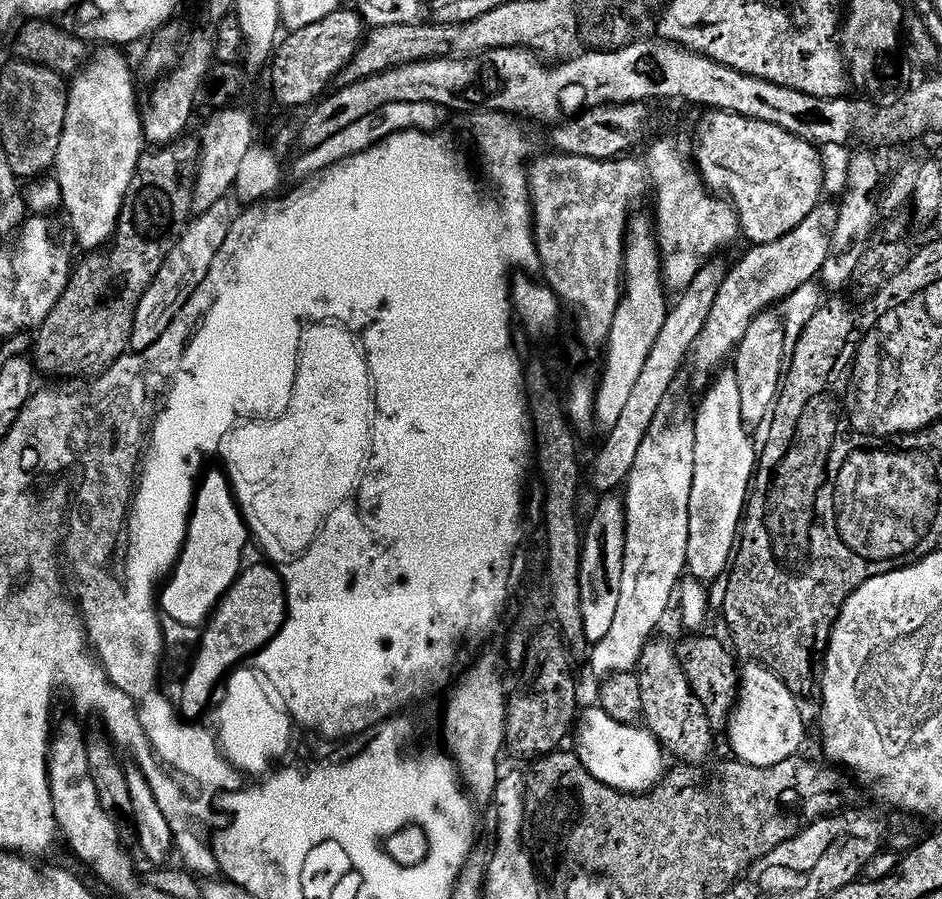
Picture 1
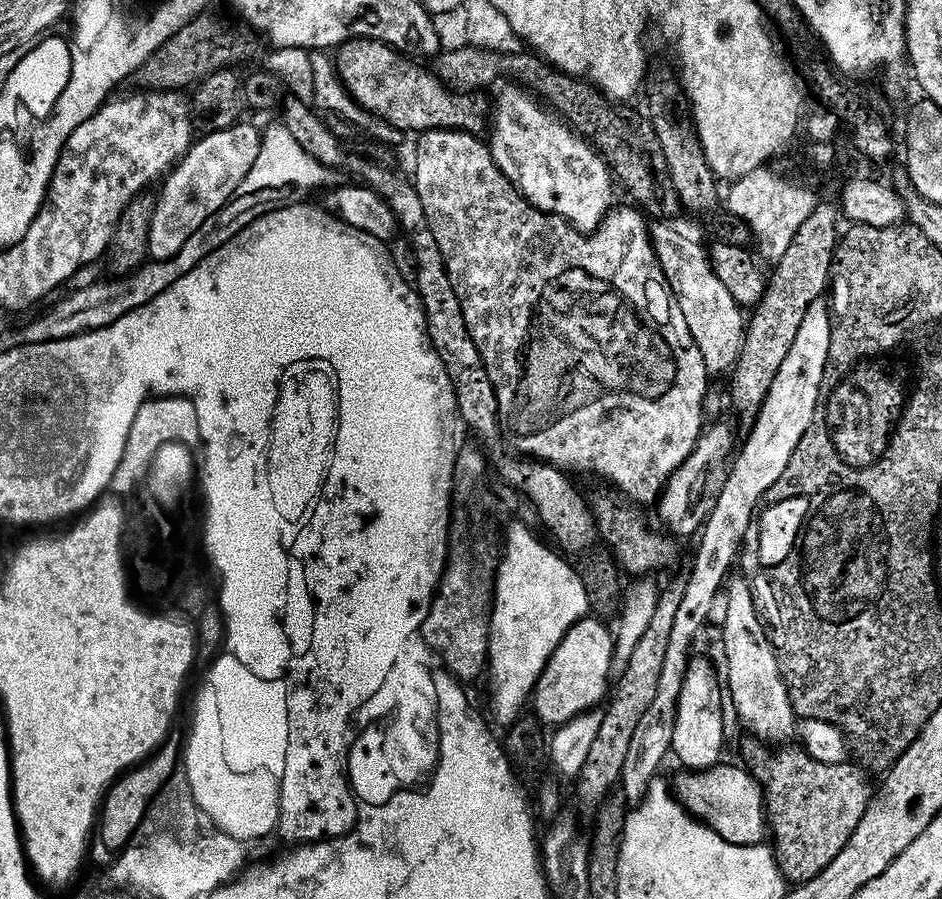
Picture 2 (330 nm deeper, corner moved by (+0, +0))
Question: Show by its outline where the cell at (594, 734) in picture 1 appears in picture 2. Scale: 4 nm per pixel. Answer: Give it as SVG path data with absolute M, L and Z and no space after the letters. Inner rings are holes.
M727 762L706 772L683 773L674 782L674 795L697 820L714 829L728 843L739 847L763 845L770 836L766 789L747 767L731 768Z

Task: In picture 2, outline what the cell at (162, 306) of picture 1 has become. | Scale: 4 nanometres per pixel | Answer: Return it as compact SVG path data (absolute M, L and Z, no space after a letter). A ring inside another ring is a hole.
M241 122L221 132L209 132L203 138L193 143L161 187L147 236L148 254L153 261L173 260L181 255L188 240L190 244L236 196L250 170L254 170L254 162L258 162L262 134L251 123Z

